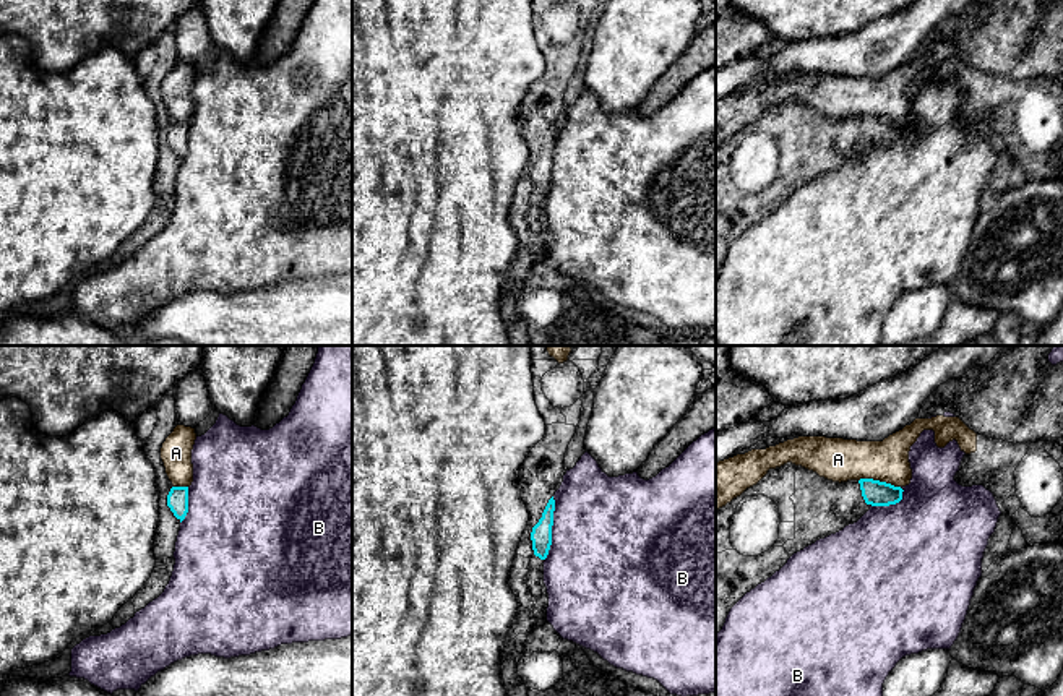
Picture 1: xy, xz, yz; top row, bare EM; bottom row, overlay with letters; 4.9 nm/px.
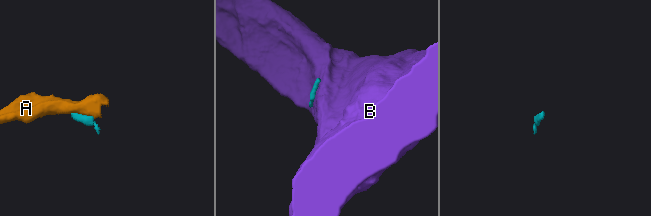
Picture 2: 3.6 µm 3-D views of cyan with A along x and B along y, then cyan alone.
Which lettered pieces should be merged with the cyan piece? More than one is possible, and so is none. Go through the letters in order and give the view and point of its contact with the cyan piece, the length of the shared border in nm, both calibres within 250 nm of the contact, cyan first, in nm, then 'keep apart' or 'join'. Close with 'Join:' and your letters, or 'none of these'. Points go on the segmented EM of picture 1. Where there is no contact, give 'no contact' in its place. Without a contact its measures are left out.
A: contact yz (878, 481); length 220 nm; calibres 130 and 220 nm; join
B: contact xz (550, 528); length 320 nm; calibres 110 and 480 nm; keep apart
Join: A

